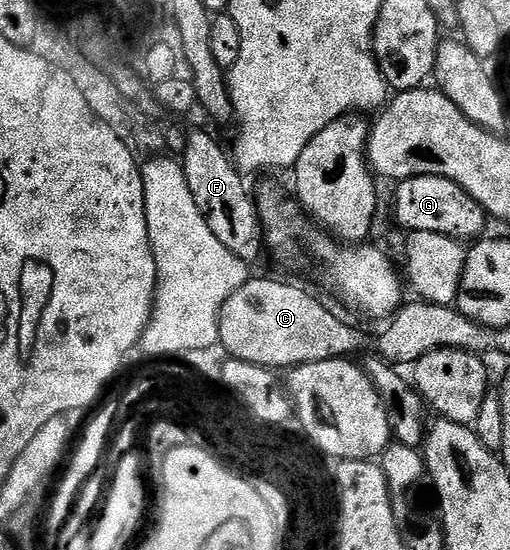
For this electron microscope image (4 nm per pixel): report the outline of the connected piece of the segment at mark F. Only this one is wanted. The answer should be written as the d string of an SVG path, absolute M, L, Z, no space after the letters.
M190 129L185 136L180 162L194 202L217 239L240 261L255 264L261 251L264 251L260 215L253 194L248 194L241 170L236 168L227 150L223 150L210 134L200 129Z

